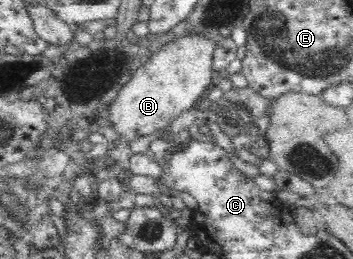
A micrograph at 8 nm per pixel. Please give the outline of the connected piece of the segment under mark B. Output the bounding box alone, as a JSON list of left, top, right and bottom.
[107,33,217,142]

